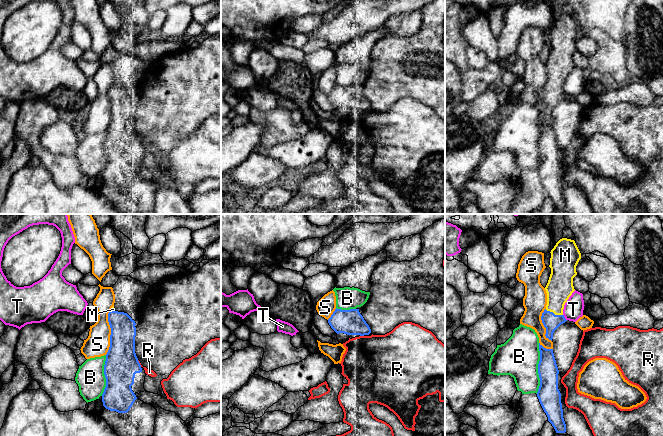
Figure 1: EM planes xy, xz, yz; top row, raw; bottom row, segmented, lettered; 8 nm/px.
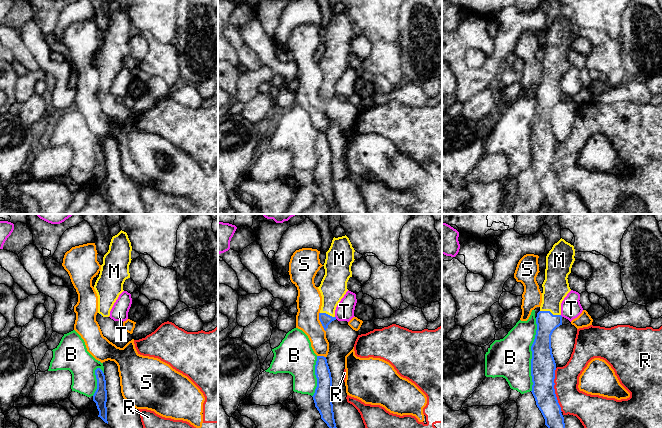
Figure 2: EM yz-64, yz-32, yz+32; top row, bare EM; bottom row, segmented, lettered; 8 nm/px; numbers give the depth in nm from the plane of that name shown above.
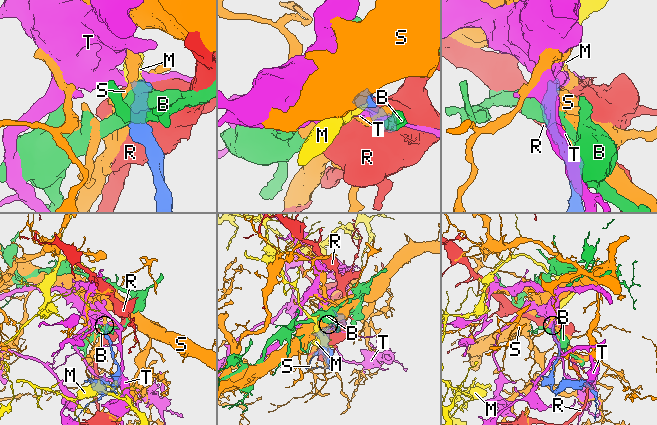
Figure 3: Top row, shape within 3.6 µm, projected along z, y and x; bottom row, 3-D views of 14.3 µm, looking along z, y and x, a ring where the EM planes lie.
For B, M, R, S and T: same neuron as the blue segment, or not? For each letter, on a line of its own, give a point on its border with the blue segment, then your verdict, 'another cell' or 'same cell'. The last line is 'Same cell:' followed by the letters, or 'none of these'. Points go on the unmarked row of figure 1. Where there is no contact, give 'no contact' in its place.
B: contact yz (538, 144); another cell
M: contact yz (553, 89); same cell
R: contact xy (139, 139); another cell
S: contact xy (111, 108); another cell
T: contact yz (564, 93); another cell
Same cell: M

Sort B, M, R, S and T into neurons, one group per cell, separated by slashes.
B / M / R / S / T

